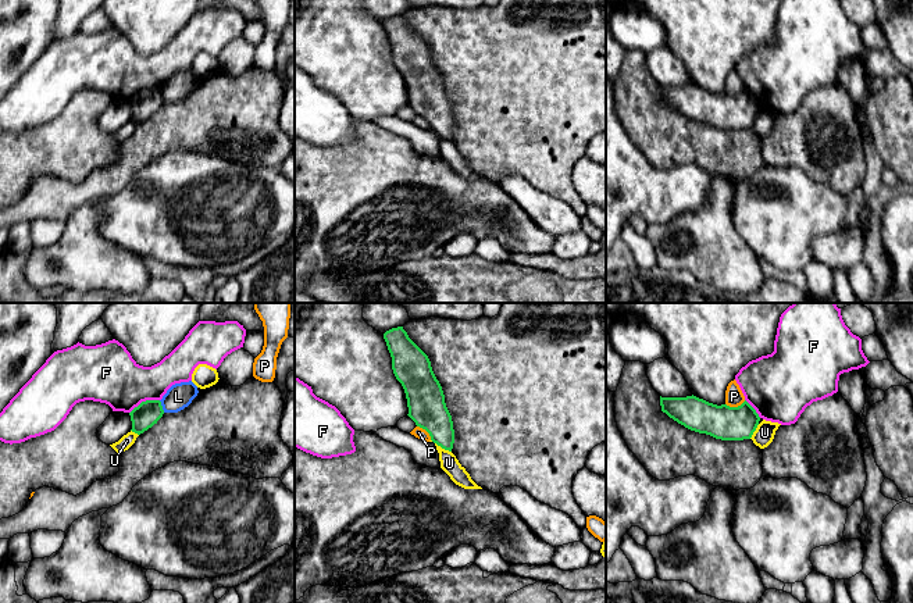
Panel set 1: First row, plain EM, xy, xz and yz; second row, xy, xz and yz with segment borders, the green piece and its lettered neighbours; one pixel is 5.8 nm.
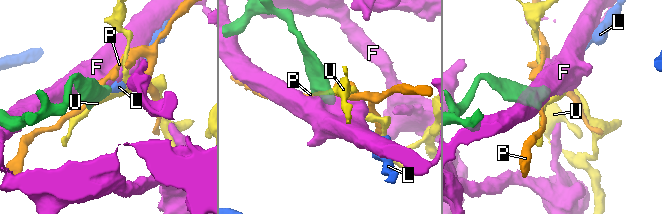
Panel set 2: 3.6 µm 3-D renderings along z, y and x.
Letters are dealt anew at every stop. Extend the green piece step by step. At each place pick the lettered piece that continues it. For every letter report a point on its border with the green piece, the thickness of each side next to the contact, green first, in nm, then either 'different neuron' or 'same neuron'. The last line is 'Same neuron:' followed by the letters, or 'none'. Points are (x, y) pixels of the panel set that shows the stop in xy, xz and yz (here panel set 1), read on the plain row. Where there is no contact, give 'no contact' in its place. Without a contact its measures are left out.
F: contact xy (143, 91); calibres 150 and 320 nm; different neuron
L: contact xy (161, 95); calibres 150 and 150 nm; different neuron
P: contact yz (735, 96); calibres 200 and 110 nm; different neuron
U: contact xz (443, 136); calibres 220 and 100 nm; different neuron
Same neuron: none

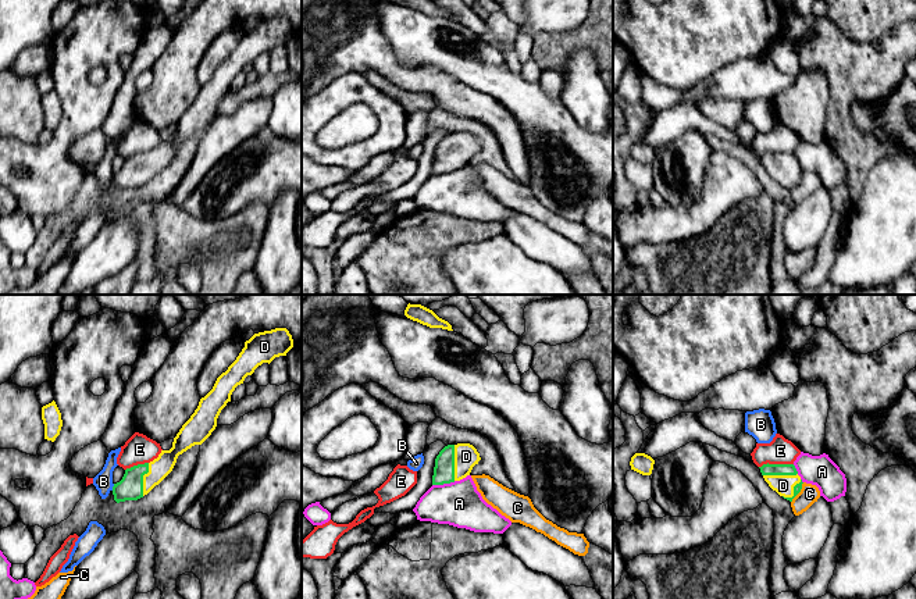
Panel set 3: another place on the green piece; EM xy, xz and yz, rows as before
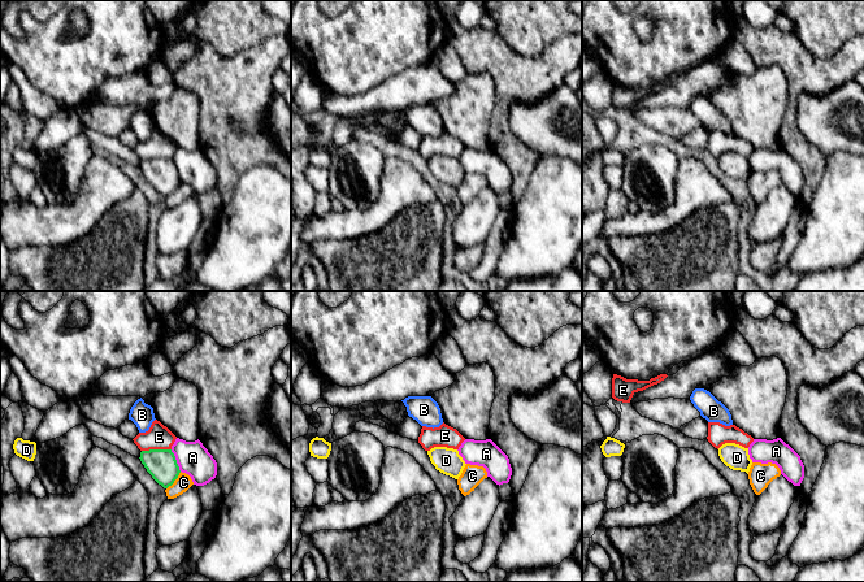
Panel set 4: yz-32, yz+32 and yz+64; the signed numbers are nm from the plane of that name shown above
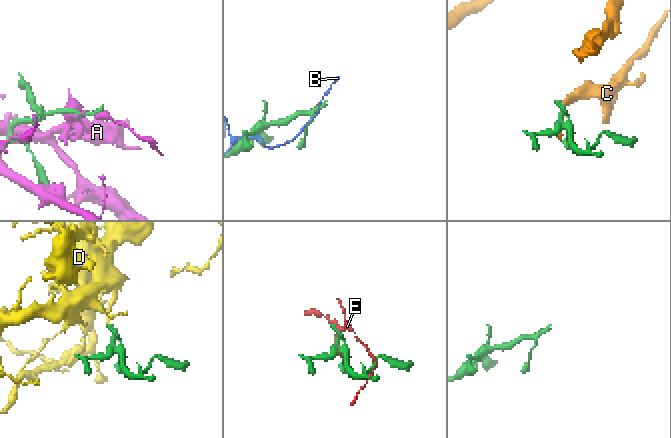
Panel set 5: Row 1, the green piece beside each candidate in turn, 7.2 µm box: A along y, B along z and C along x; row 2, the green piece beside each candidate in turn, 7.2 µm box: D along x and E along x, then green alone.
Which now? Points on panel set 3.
A: contact xz (444, 171); calibres 130 and 260 nm; different neuron
B: contact xy (113, 175); calibres 140 and 110 nm; different neuron
C: contact yz (799, 179); calibres 50 and 120 nm; different neuron
D: contact xz (453, 152); calibres 130 and 140 nm; same neuron
E: contact yz (776, 153); calibres 70 and 160 nm; different neuron
Same neuron: D

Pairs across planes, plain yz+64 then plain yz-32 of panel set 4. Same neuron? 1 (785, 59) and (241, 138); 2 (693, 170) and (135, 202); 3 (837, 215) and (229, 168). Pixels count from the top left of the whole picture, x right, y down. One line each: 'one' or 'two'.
1: one
2: two
3: two

